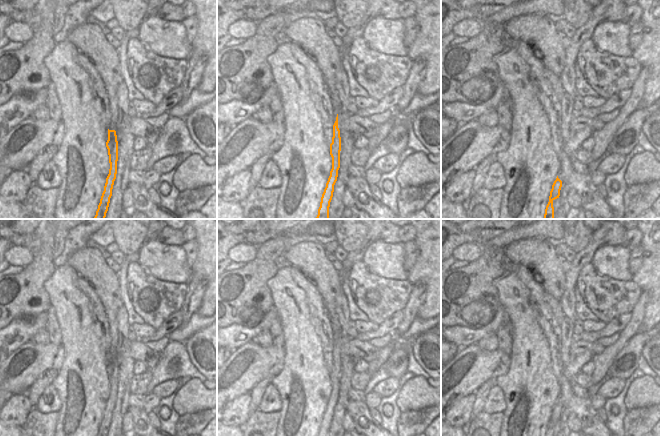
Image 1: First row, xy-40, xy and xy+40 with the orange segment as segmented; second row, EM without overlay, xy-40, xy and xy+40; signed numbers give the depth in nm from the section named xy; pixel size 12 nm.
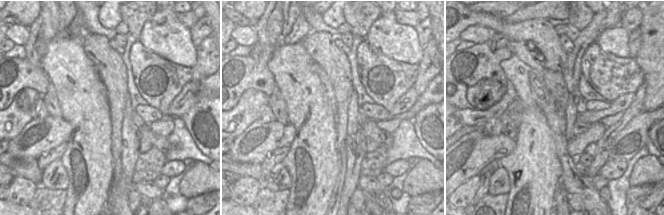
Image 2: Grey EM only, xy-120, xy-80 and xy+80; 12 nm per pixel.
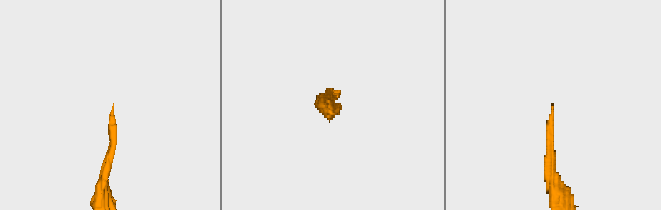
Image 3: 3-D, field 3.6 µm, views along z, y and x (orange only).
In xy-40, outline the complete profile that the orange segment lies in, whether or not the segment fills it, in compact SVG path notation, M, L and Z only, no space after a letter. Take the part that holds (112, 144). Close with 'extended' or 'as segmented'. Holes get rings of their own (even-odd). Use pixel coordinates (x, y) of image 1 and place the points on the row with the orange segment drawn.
M108 129L108 140L106 142L106 147L108 149L110 169L94 219L105 219L110 198L112 196L112 189L117 174L118 161L118 141L115 130Z; as segmented

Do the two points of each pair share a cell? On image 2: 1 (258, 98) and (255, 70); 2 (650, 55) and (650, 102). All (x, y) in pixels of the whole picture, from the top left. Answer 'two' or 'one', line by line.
1: two
2: one

